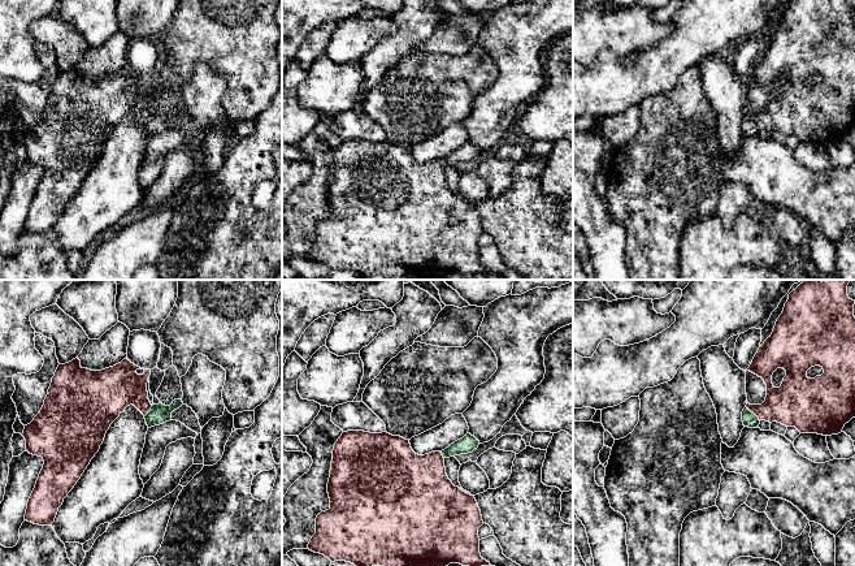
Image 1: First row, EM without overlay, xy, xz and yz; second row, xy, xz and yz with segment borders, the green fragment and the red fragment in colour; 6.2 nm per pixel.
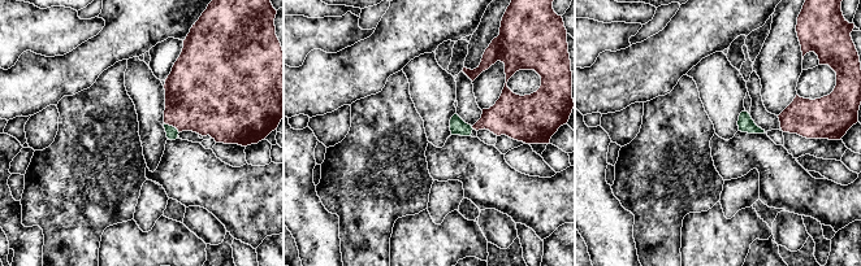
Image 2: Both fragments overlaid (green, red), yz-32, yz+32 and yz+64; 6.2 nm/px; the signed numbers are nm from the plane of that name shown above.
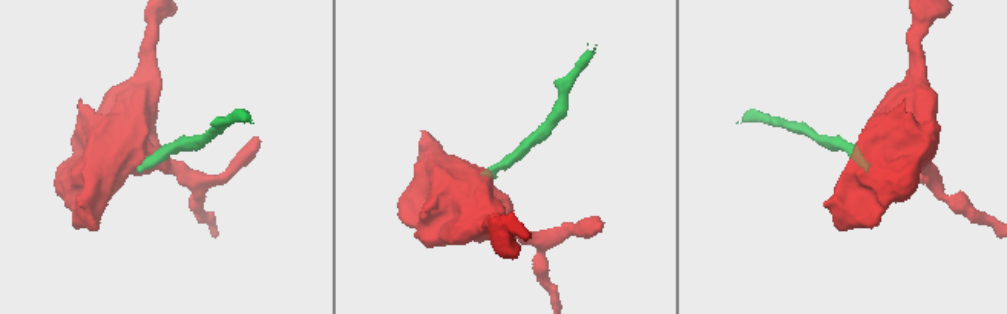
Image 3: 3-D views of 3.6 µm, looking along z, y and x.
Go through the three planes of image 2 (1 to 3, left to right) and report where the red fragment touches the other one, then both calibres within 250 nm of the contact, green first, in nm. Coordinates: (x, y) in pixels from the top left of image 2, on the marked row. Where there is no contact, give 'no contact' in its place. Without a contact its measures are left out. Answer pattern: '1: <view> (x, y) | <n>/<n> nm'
1: yz-32 (172, 126) | 80/440 nm
2: yz+32 (471, 127) | 100/240 nm
3: no contact

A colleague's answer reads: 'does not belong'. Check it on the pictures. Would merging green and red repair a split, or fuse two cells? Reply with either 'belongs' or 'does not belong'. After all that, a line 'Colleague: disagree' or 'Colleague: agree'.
belongs
Colleague: disagree

